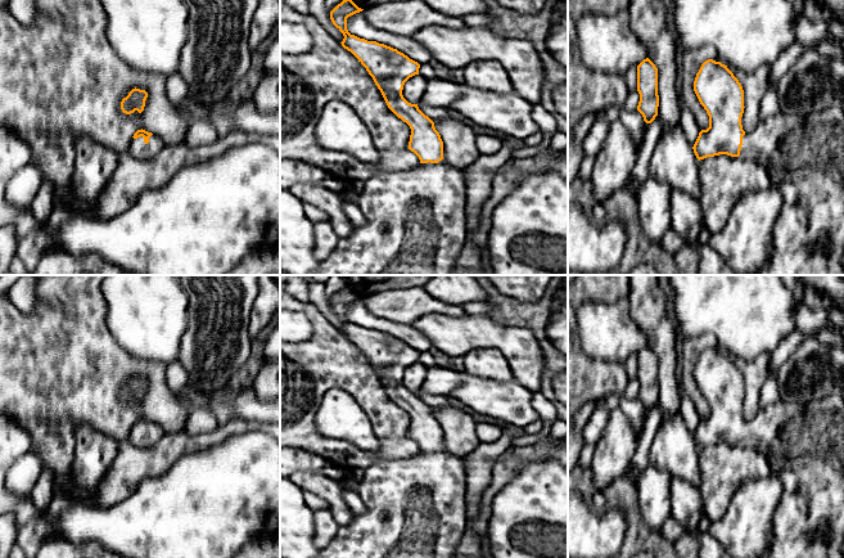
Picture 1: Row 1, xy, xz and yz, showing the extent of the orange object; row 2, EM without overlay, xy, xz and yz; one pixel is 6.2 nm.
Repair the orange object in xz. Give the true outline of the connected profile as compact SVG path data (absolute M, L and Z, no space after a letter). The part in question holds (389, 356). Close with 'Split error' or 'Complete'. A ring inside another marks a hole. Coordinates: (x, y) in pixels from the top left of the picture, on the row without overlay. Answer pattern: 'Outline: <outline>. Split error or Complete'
Outline: M346 287L330 300L330 307L344 324L342 334L366 356L388 396L410 414L409 437L419 445L420 454L415 458L376 460L366 468L358 481L358 495L366 512L353 516L348 525L339 526L316 558L453 558L466 528L464 459L443 449L443 429L434 410L418 392L409 391L402 383L405 370L419 363L420 352L397 337L348 320L347 306L362 298Z. Split error

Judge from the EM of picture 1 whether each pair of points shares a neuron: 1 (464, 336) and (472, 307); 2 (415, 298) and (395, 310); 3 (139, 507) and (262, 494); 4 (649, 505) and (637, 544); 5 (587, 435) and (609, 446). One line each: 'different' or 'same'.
1: different
2: same
3: same
4: different
5: different

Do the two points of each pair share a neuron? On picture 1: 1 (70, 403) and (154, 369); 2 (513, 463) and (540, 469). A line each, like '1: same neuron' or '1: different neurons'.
1: same neuron
2: different neurons

